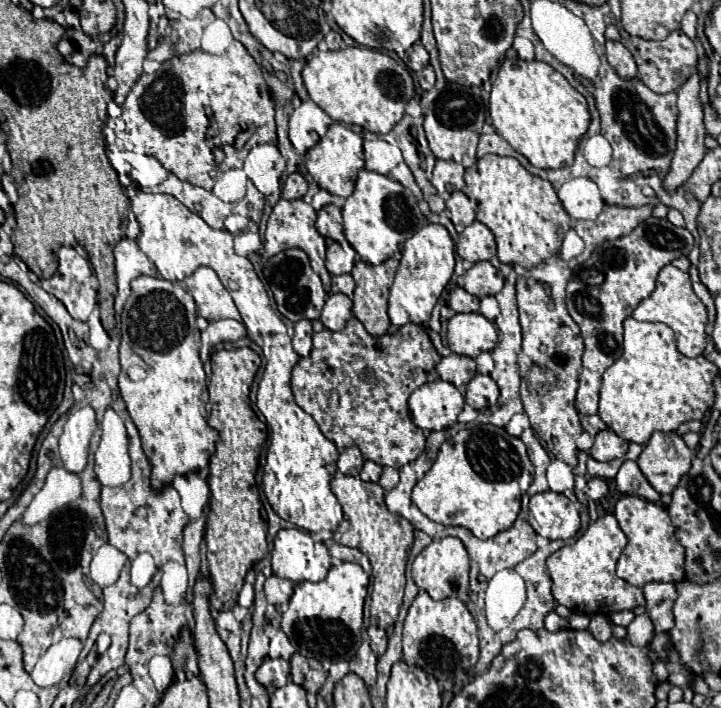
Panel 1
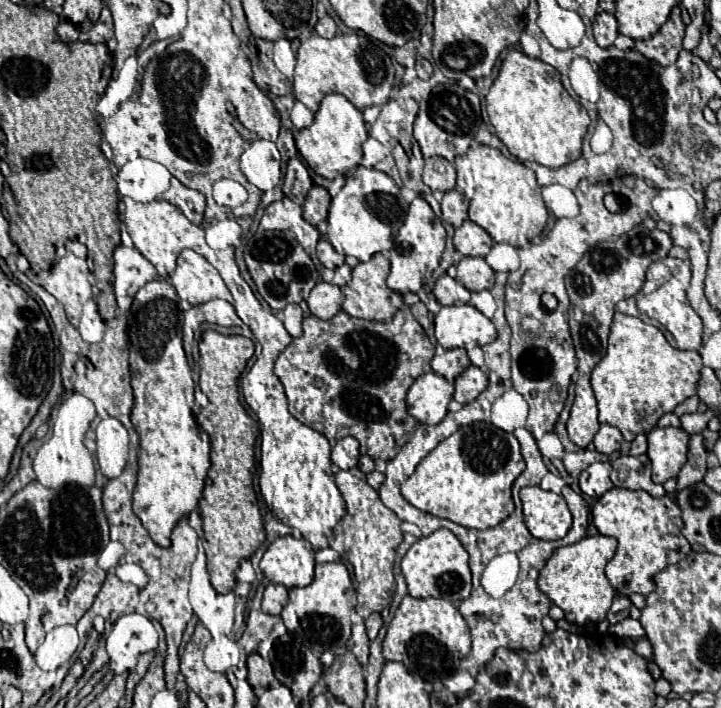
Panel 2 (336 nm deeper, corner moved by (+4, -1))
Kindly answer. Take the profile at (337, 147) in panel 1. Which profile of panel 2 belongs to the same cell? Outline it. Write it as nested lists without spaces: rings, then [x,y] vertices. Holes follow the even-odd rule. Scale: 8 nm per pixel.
[[[330,93],[322,99],[320,109],[314,115],[312,127],[304,127],[296,133],[296,147],[304,161],[318,175],[326,179],[334,179],[338,175],[346,175],[350,169],[358,167],[362,161],[362,143],[368,139],[366,123],[362,111],[356,109],[344,95]]]

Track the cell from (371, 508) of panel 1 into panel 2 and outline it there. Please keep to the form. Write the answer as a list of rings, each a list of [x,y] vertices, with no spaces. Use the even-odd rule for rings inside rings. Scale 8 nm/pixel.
[[[354,467],[346,471],[336,473],[336,485],[346,499],[346,515],[338,521],[334,527],[334,533],[330,537],[330,547],[338,551],[352,567],[354,577],[358,581],[356,589],[356,613],[366,619],[374,611],[382,611],[390,605],[396,581],[394,581],[394,557],[396,549],[402,543],[402,531],[400,531],[400,519],[394,511],[390,511],[378,497],[378,493],[366,483],[366,475]]]

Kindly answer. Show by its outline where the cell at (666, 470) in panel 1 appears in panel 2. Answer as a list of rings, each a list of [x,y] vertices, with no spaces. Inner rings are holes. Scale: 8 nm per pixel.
[[[680,427],[652,429],[648,433],[648,457],[652,461],[652,481],[666,483],[676,477],[686,463],[690,435]]]

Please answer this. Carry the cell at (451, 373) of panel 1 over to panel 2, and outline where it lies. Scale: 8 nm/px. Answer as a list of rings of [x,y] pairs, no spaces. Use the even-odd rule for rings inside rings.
[[[446,349],[440,355],[434,355],[432,359],[432,371],[446,377],[450,383],[470,365],[470,359],[466,355],[466,349]]]

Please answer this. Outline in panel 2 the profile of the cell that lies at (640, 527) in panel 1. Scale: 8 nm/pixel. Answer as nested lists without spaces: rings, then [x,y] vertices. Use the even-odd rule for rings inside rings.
[[[614,487],[596,501],[592,509],[592,523],[602,535],[618,541],[616,555],[606,565],[606,577],[622,595],[648,595],[656,589],[656,573],[664,571],[672,563],[682,561],[690,553],[690,543],[682,535],[684,521],[680,517],[680,507],[668,495],[652,497],[646,491]]]

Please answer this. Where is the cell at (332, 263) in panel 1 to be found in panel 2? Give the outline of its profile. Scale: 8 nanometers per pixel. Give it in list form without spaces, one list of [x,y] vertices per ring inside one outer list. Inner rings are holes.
[[[324,239],[318,241],[316,257],[318,257],[318,261],[320,261],[326,269],[336,269],[336,267],[342,263],[342,255],[338,255],[338,253],[334,251],[334,247],[332,247],[328,241],[324,241]]]

